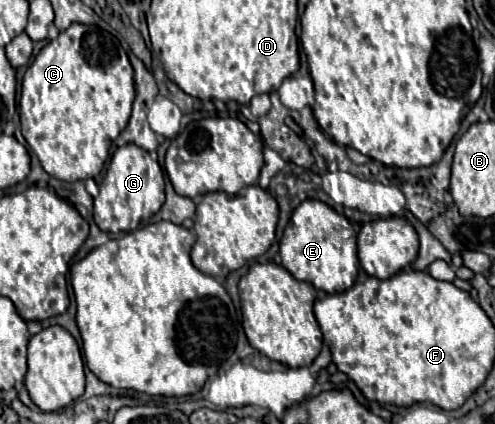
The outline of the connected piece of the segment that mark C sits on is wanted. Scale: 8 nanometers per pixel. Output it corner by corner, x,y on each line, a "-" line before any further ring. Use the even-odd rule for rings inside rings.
71,24
67,30
59,32
55,40
49,40
41,52
33,58
31,66
23,76
19,116
21,132
31,146
31,150
41,160
47,174
57,180
75,182
97,176
109,156
109,146
125,128
131,116
131,104
135,98
133,68
127,52
119,40
93,24

